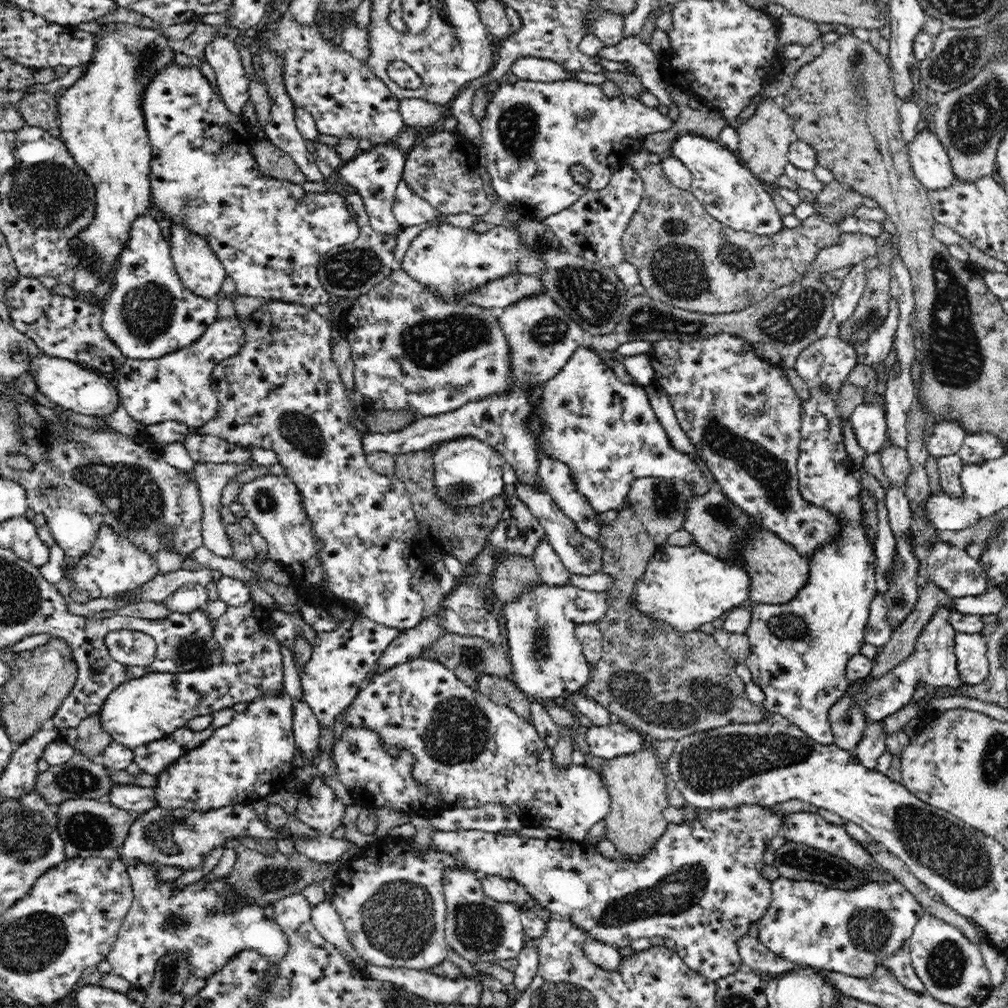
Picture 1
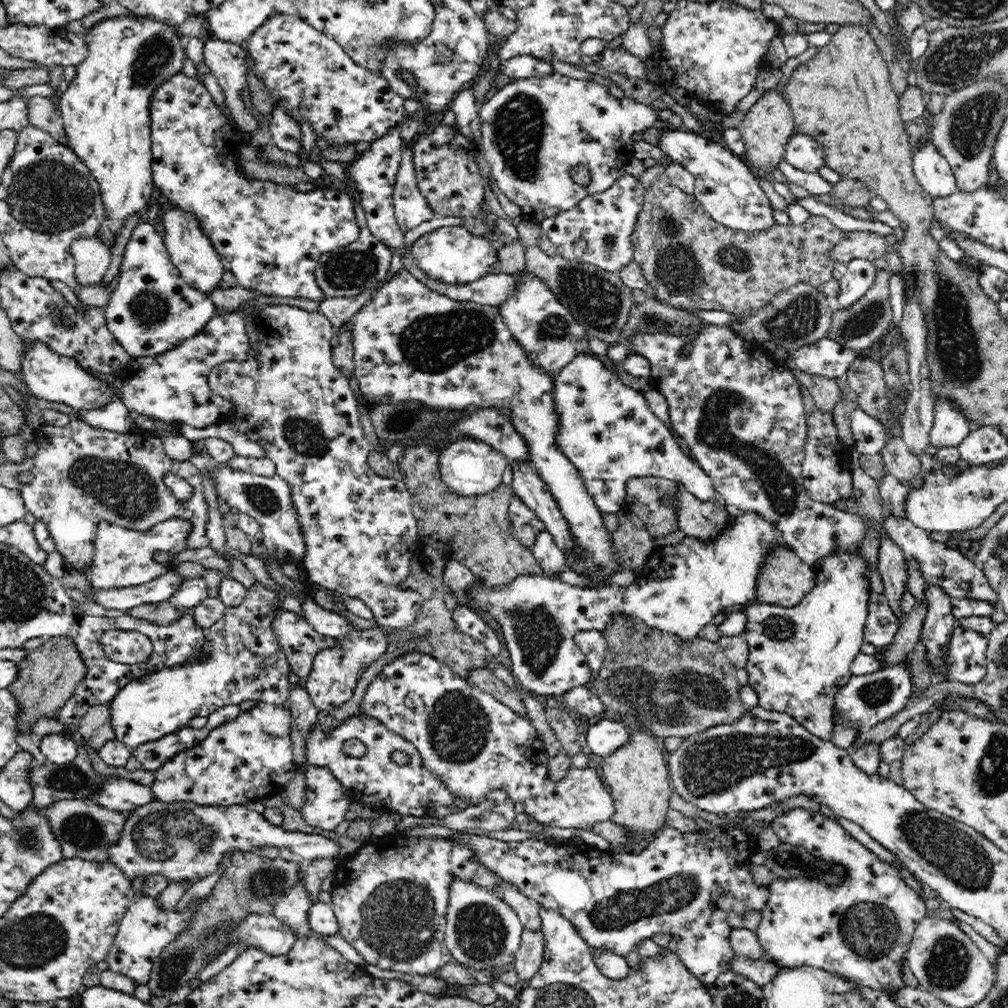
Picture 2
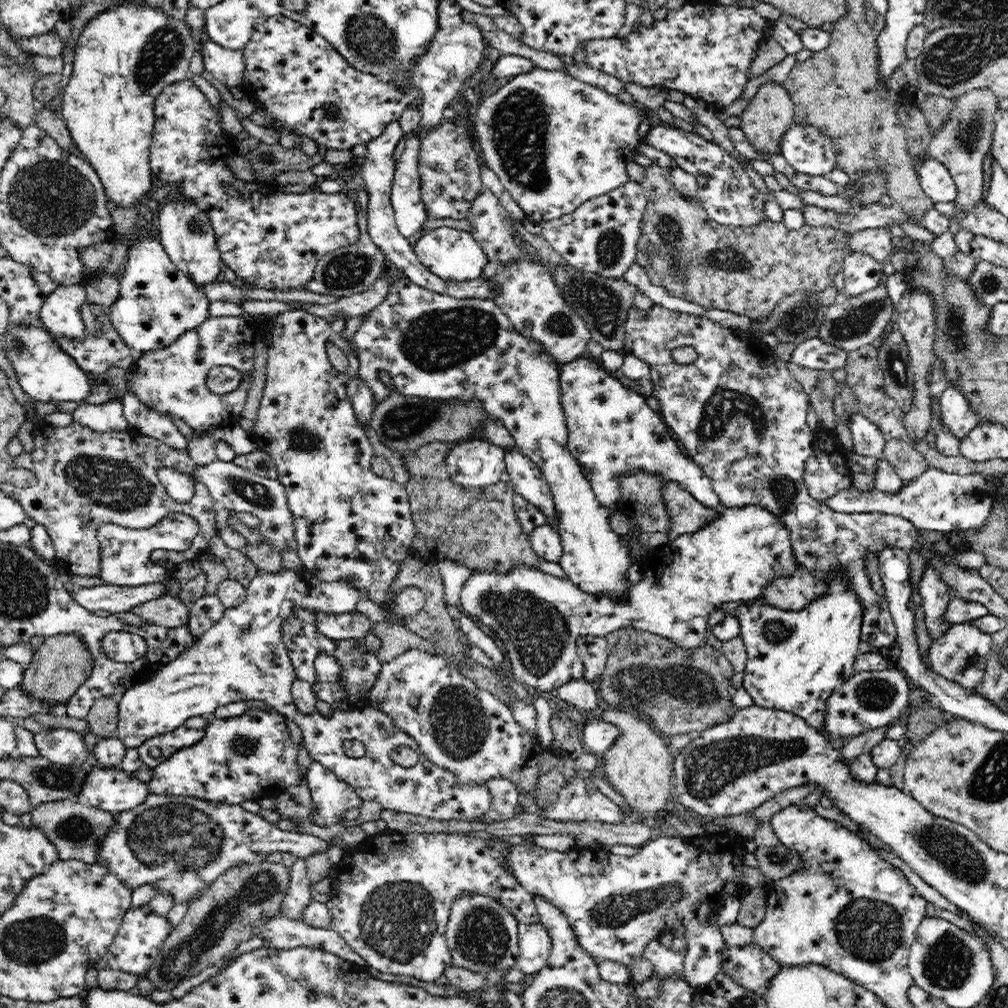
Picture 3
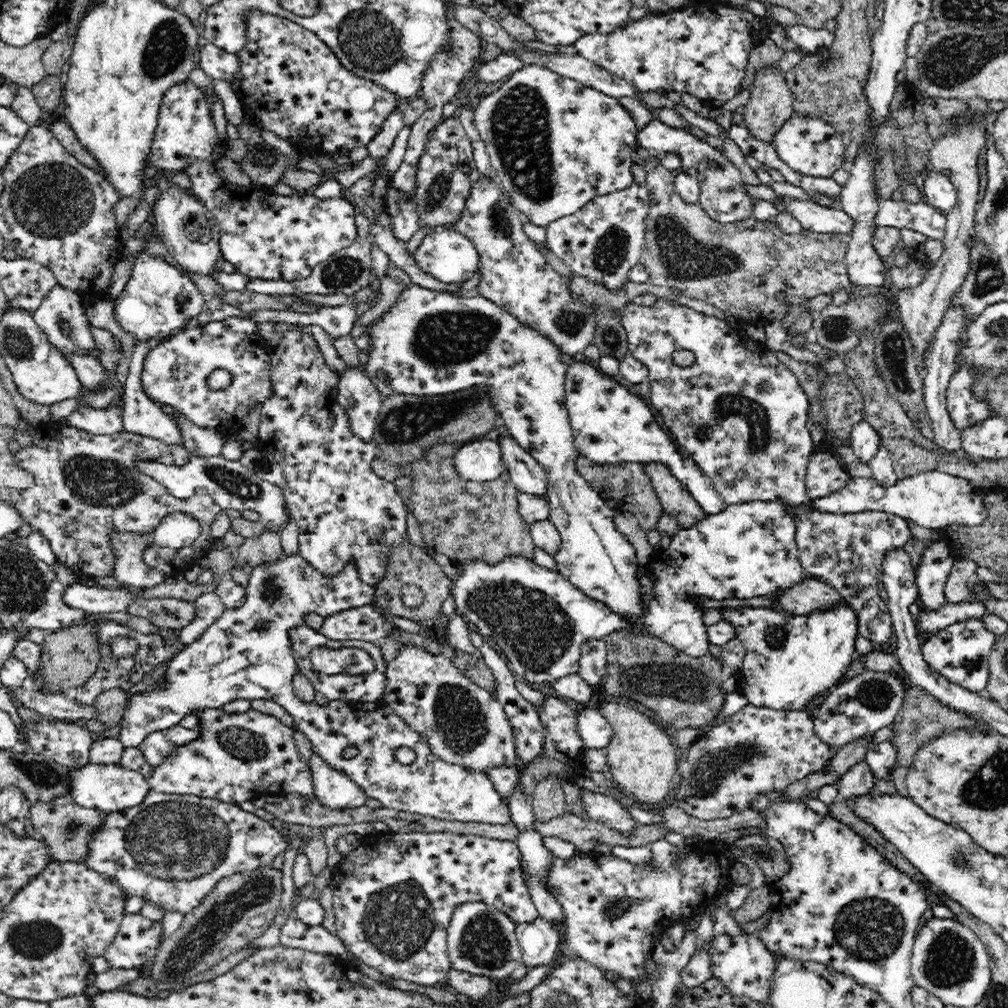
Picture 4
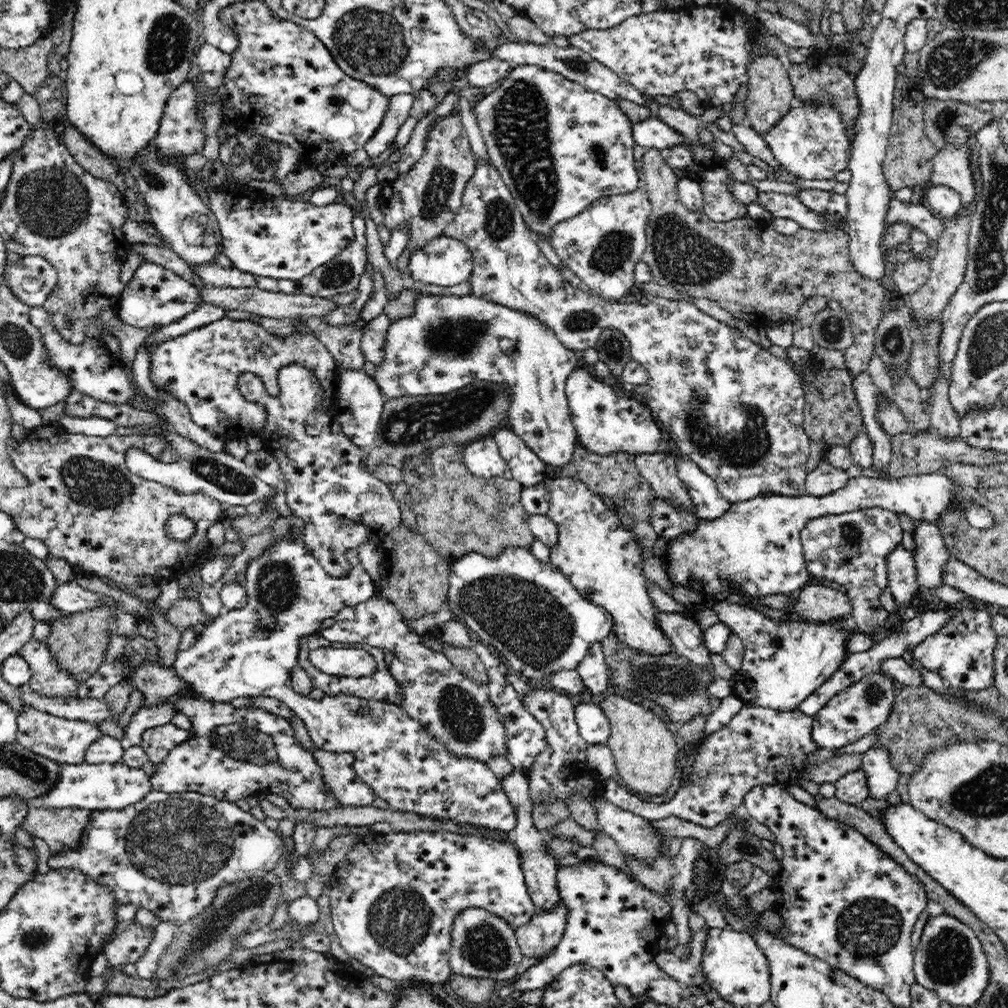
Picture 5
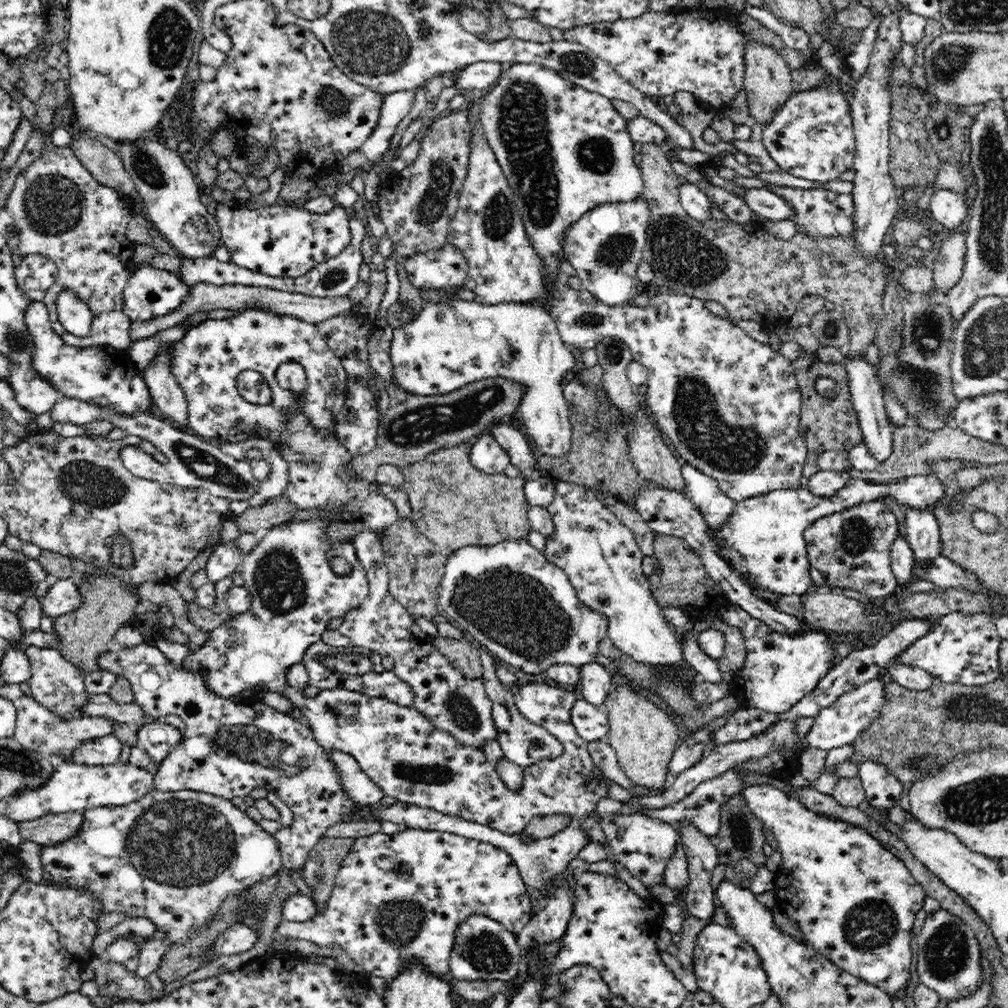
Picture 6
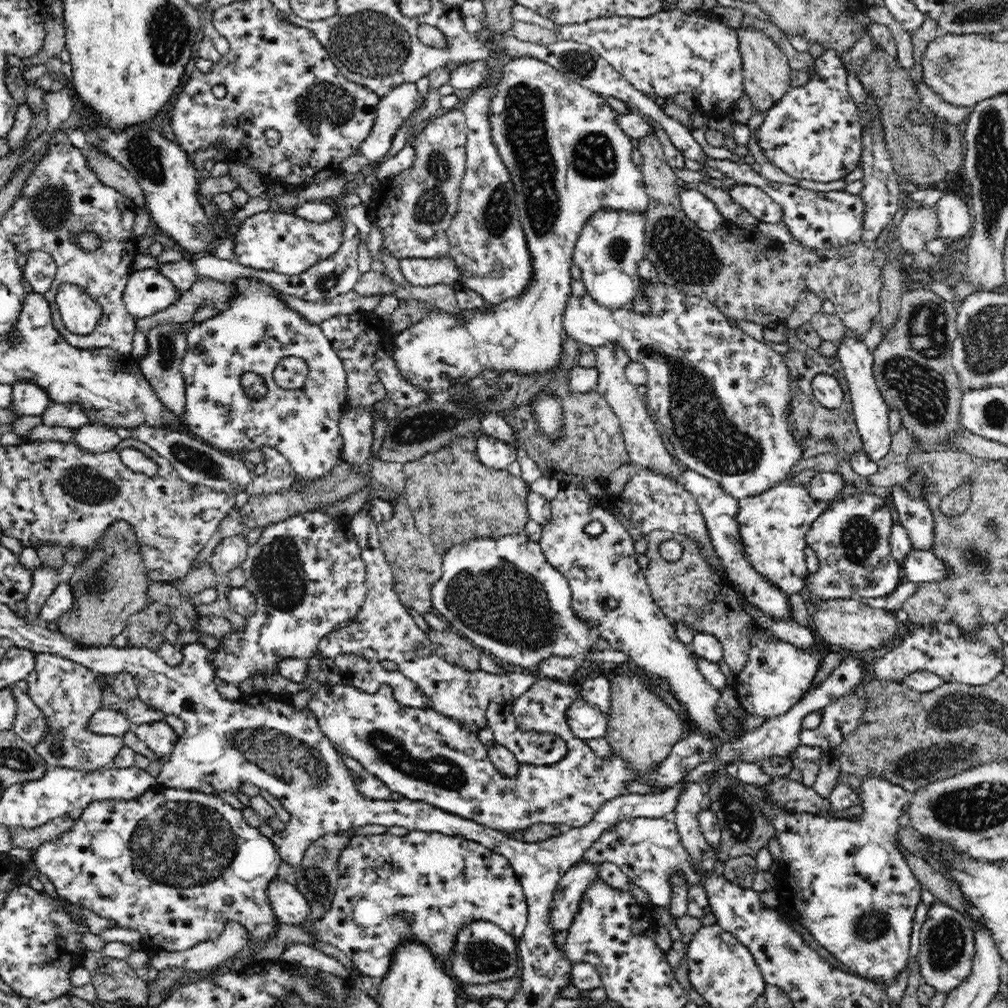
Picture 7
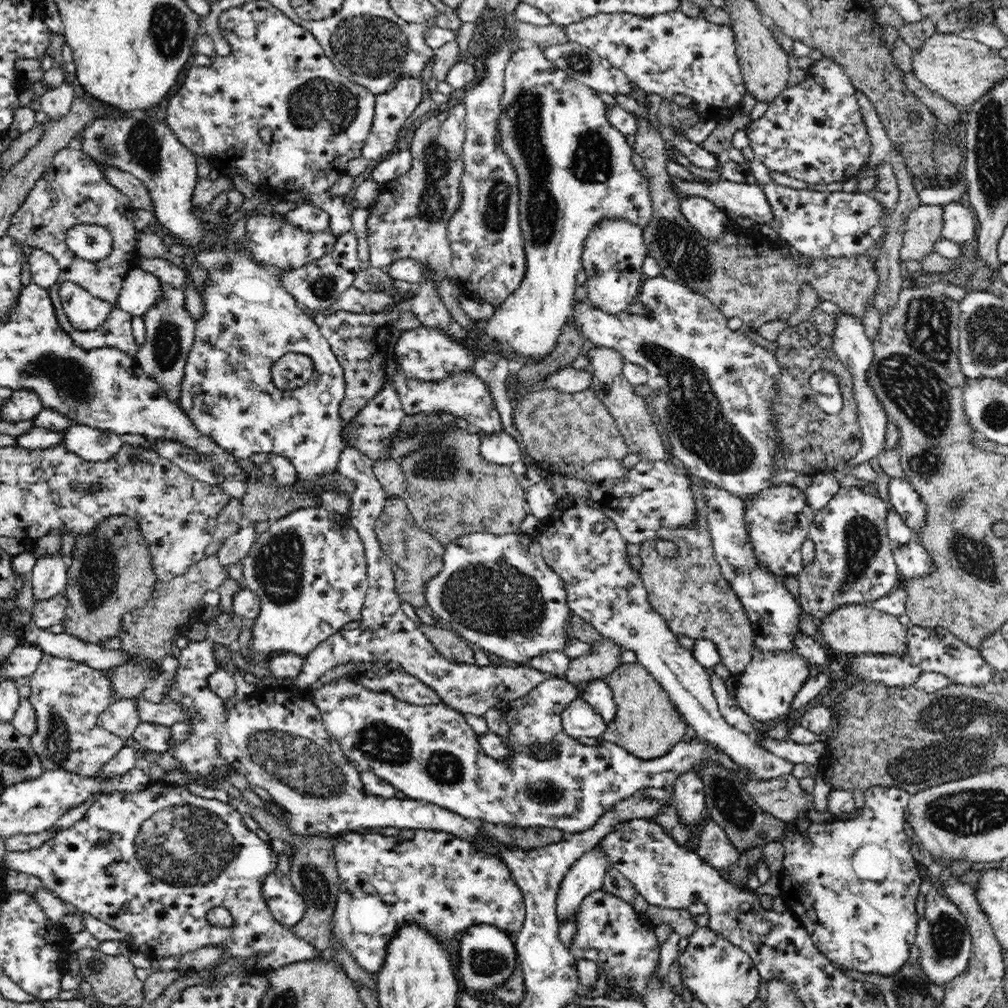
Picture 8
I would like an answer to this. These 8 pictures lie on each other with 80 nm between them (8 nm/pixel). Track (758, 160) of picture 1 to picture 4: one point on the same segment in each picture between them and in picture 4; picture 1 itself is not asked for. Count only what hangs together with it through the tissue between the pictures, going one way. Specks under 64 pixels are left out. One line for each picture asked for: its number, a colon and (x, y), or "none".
2: (766, 130)
3: (767, 118)
4: (770, 106)

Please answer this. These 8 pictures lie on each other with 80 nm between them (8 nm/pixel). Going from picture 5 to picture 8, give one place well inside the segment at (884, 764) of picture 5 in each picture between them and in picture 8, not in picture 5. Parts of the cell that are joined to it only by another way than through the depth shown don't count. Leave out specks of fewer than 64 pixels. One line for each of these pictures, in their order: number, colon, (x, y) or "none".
6: (882, 789)
7: (845, 881)
8: (852, 884)

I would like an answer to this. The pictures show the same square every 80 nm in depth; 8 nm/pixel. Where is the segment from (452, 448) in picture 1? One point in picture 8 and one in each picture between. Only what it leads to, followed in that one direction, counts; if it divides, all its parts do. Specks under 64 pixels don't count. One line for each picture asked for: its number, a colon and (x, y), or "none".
2: (470, 468)
3: (475, 464)
4: (480, 460)
5: (482, 457)
6: (486, 455)
7: (495, 454)
8: (500, 448)

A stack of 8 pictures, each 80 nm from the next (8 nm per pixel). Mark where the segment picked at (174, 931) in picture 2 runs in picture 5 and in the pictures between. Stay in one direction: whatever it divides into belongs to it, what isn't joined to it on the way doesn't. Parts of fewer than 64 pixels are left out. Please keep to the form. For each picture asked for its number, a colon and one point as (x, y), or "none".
3: (140, 936)
4: (136, 943)
5: (126, 948)

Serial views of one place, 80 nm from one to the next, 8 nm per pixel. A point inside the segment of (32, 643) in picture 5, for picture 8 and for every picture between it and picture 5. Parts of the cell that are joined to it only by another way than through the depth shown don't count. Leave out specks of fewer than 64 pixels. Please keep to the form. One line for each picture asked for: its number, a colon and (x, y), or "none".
6: (55, 683)
7: (67, 693)
8: (67, 696)

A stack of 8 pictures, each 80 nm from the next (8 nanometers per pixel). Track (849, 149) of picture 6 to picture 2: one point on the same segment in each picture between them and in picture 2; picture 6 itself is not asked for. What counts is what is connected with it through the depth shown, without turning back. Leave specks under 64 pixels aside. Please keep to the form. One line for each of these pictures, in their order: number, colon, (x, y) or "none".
2: (803, 153)
3: (805, 149)
4: (812, 148)
5: (811, 142)

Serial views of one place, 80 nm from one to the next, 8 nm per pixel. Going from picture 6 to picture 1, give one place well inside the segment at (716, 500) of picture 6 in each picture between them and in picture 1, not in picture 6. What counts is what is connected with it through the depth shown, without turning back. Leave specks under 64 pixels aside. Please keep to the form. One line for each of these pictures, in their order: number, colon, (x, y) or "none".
1: (606, 431)
2: (607, 430)
3: (612, 430)
4: (610, 426)
5: (709, 504)

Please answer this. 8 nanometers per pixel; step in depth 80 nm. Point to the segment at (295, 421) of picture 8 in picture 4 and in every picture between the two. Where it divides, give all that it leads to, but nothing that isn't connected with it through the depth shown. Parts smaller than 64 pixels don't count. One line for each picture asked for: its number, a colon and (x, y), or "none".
4: (176, 372)
5: (201, 368)
6: (205, 362)
7: (254, 331)

